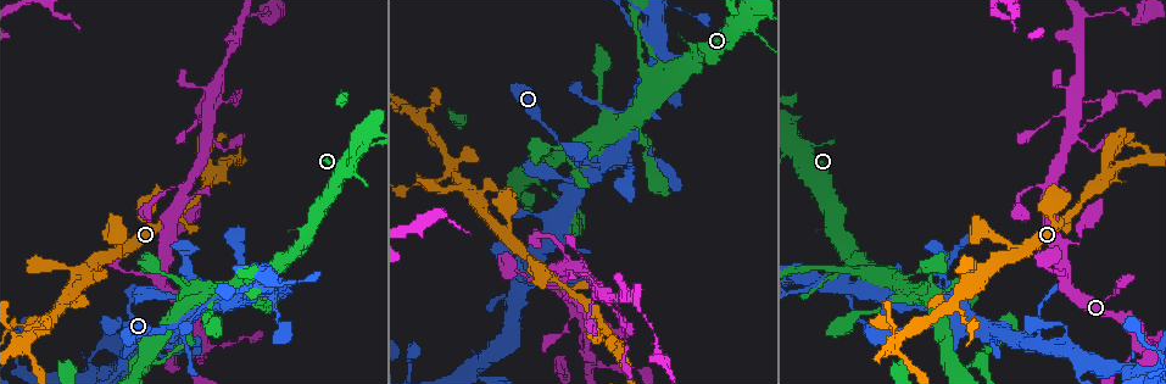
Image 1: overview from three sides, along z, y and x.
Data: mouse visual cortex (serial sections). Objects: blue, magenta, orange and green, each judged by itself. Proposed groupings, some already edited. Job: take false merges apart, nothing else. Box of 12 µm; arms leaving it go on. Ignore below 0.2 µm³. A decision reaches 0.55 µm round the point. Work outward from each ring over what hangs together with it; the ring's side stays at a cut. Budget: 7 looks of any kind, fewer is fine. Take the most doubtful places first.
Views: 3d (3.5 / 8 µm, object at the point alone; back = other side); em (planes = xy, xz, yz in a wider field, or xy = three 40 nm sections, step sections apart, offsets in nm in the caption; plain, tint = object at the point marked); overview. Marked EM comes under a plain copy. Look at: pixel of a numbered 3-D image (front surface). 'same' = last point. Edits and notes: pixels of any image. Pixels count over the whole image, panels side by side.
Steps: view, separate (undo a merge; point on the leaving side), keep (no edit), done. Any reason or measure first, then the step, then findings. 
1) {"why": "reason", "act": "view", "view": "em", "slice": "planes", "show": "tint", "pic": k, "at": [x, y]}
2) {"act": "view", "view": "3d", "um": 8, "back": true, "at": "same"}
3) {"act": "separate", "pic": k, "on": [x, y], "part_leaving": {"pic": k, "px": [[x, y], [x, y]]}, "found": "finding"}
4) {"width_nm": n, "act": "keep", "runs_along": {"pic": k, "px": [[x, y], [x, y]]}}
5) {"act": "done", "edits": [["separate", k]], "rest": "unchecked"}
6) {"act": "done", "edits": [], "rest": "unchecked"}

{"why": "small branch off a trunk", "act": "view", "view": "3d", "um": 8, "pic": 1, "at": [416, 119]}

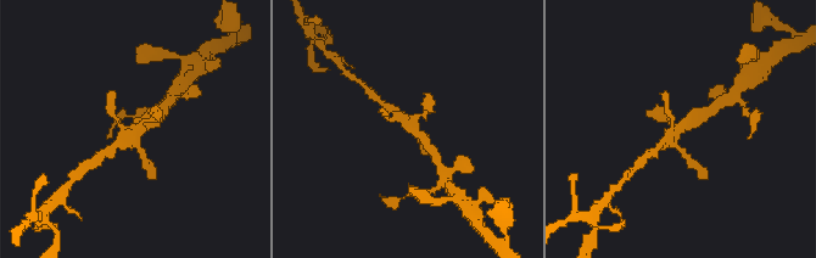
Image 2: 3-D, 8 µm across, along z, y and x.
{"why": "closer look", "act": "view", "view": "3d", "um": 3.5, "pic": 2, "at": [136, 131]}

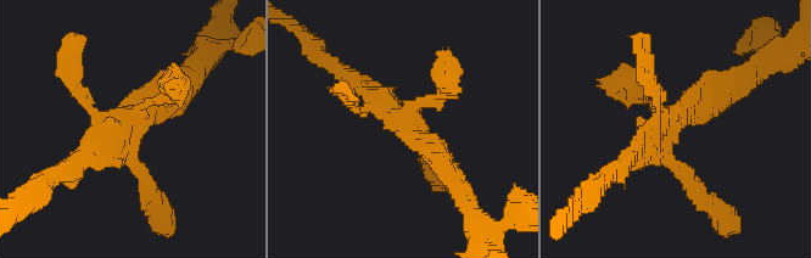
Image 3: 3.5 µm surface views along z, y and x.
{"act": "view", "view": "em", "slice": "xy", "step": 5, "show": "tint", "pic": 3, "at": [676, 121]}

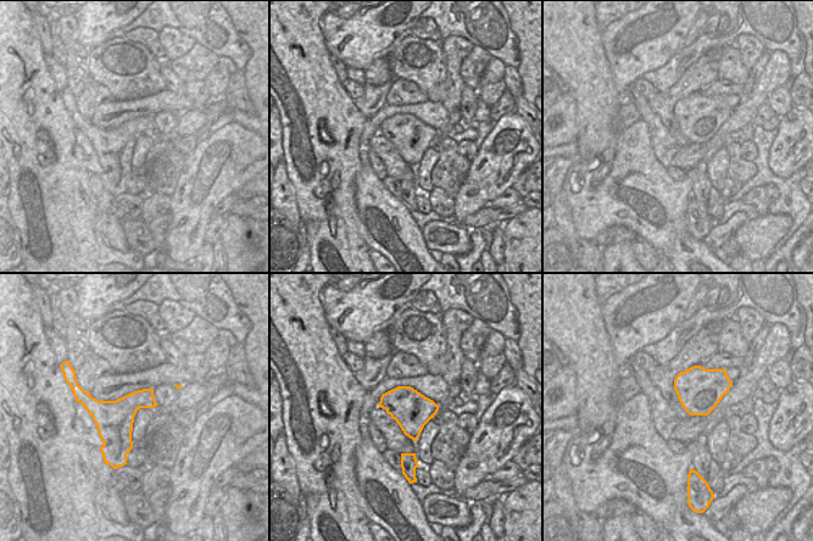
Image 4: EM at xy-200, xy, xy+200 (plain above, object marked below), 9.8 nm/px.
{"act": "keep", "runs_along": {"pic": 3, "px": [[454, 178], [350, 76]]}, "found": "one cell here"}

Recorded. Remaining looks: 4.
{"why": "calibre changes", "act": "view", "view": "3d", "um": 3.5, "pic": 1, "at": [592, 359]}

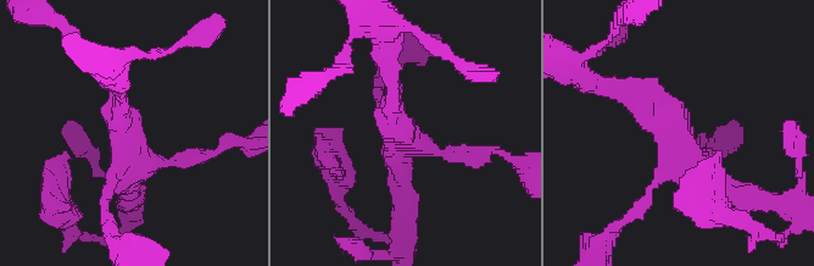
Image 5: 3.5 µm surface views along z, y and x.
{"why": "need the tissue", "act": "view", "view": "em", "slice": "xy", "step": 1, "show": "tint", "pic": 5, "at": [125, 151]}

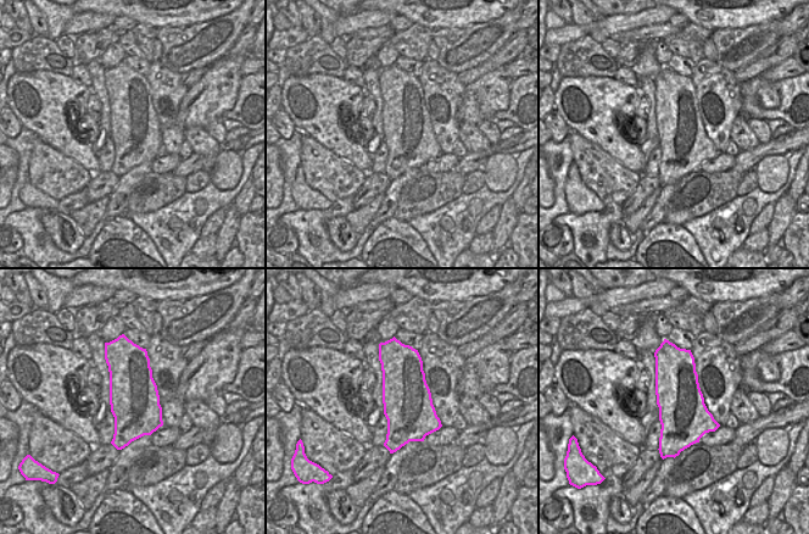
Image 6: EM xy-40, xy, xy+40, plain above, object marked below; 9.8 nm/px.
{"width_nm": 480, "act": "keep", "runs_along": {"pic": 5, "px": [[392, 88], [403, 138], [472, 160]]}, "found": "all the same cell"}

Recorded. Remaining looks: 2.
{"why": "abrupt turn", "act": "view", "view": "3d", "um": 3.5, "pic": 1, "at": [953, 319]}

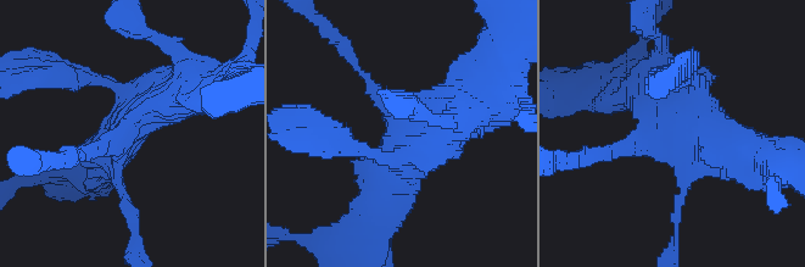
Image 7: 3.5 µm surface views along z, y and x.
{"why": "now the EM", "act": "view", "view": "em", "slice": "xy", "step": 3, "show": "tint", "pic": 7, "at": [124, 136]}

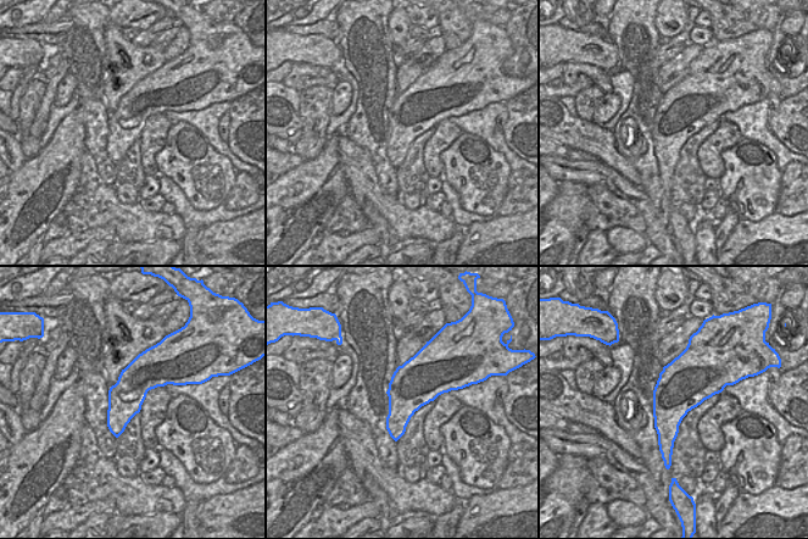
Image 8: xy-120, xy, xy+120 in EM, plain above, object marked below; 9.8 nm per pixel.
{"act": "keep", "runs_along": {"pic": 7, "px": [[87, 153], [184, 93]]}, "found": "continuous, no second cell"}

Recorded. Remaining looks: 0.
{"act": "done", "edits": [], "rest": "unchecked"}

